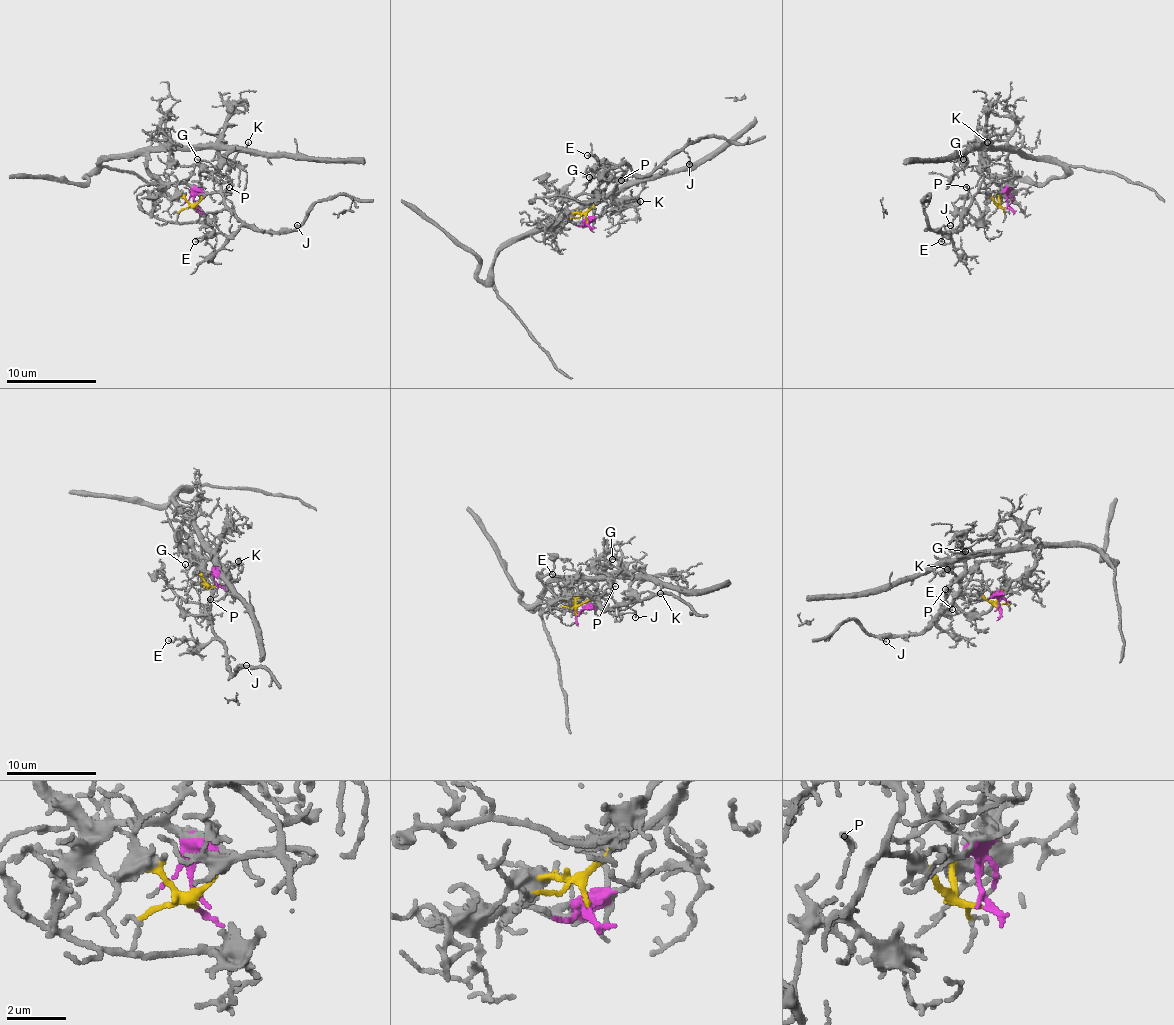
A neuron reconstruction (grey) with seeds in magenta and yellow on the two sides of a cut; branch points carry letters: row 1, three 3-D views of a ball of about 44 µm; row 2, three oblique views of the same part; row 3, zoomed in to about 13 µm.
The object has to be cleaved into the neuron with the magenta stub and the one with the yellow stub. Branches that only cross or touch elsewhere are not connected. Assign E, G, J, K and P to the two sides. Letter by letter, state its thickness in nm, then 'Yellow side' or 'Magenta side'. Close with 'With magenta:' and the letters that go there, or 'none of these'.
E: Thickness 150 nm. Yellow side
G: Thickness 80 nm. Magenta side
J: Thickness 110 nm. Yellow side
K: Thickness 130 nm. Magenta side
P: Thickness 130 nm. Yellow side
With magenta: G, K

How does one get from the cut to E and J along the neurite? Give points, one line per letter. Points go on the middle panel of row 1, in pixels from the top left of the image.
E: (586, 220), (586, 213), (631, 175), (622, 166), (602, 163), (593, 154), (586, 154)
J: (586, 220), (586, 213), (631, 175), (659, 168), (681, 150), (688, 154), (688, 163)

